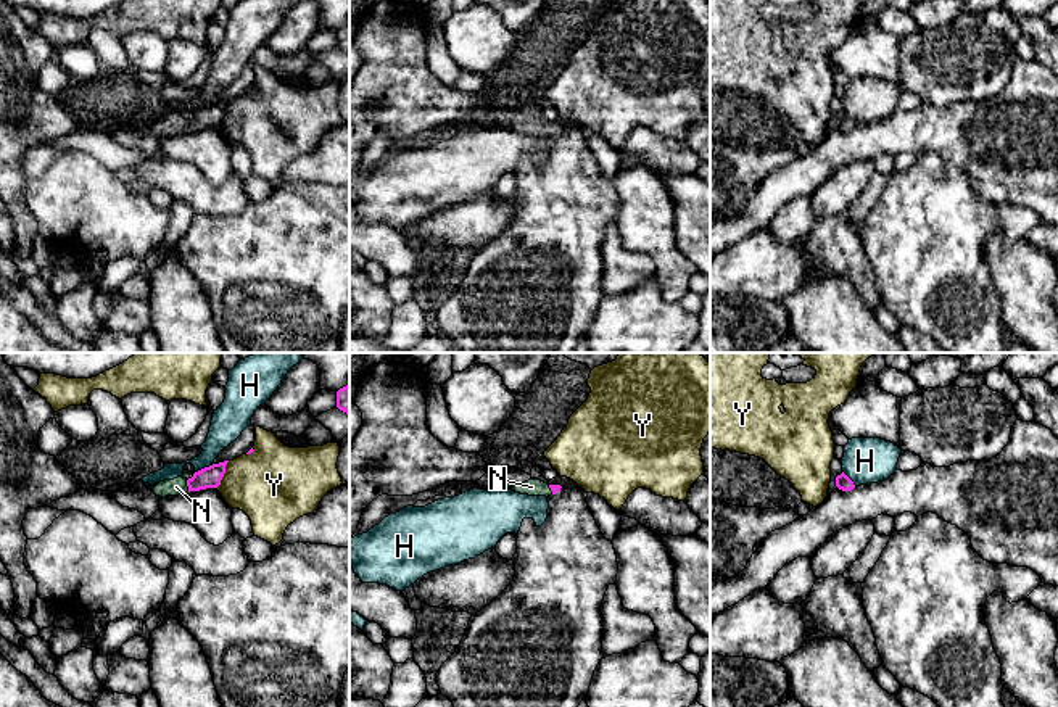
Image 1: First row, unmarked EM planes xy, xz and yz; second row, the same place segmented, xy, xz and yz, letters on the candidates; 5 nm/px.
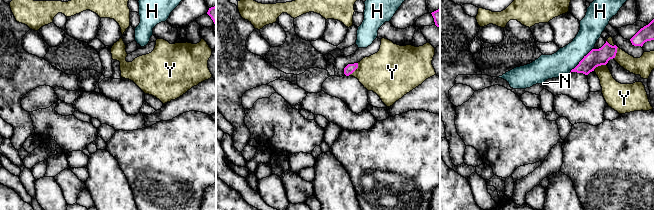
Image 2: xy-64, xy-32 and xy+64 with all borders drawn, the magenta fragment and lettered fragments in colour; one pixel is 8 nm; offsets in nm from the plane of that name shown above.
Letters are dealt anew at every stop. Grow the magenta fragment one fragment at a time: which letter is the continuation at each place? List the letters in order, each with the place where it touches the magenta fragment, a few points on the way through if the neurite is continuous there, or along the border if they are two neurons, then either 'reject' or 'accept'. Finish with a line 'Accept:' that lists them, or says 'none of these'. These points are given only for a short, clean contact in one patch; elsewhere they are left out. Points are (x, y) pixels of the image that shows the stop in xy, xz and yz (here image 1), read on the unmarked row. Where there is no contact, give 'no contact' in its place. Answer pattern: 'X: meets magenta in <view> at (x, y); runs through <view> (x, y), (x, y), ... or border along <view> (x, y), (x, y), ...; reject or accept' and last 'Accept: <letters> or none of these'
H: meets magenta in xy at (203, 108); reject
N: meets magenta in xy at (187, 124); runs through xy (210, 116), (187, 124), (176, 126); accept
Y: meets magenta in xy at (224, 111); reject
Accept: N

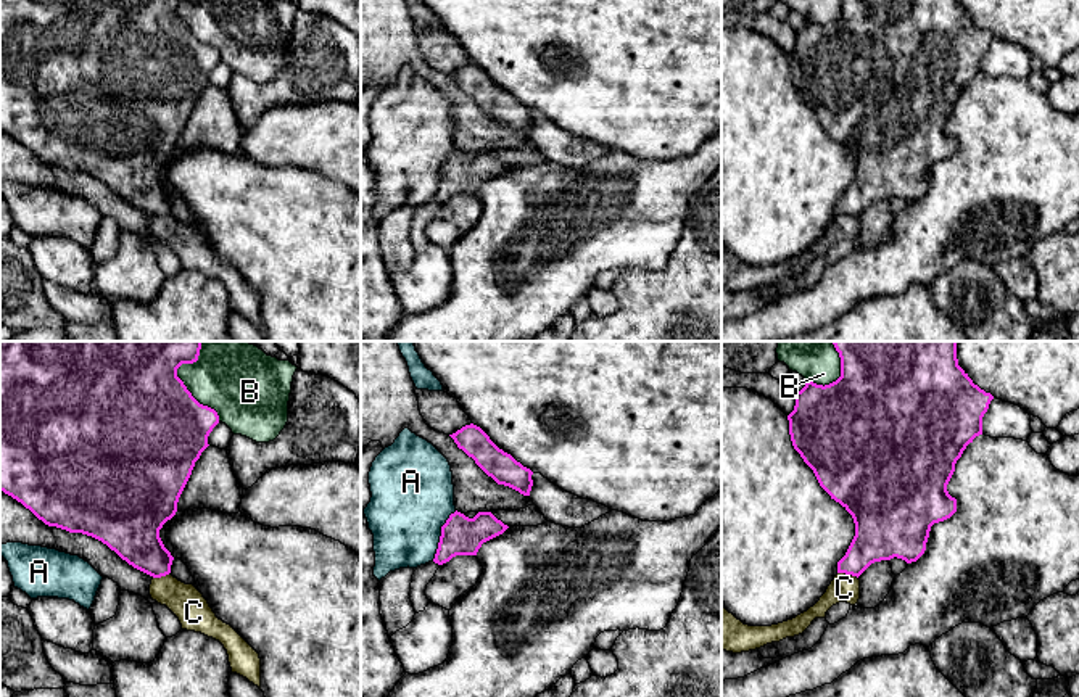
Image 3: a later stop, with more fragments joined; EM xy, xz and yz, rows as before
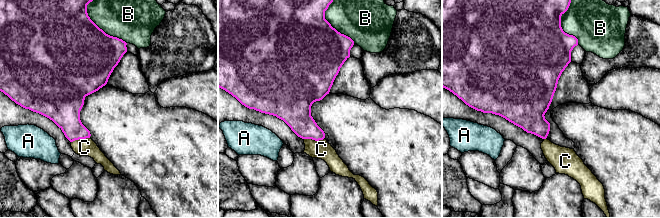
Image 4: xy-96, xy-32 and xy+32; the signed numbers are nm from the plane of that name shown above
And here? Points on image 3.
A: meets magenta in xz at (442, 174); reject
B: meets magenta in xy at (190, 34); reject
C: meets magenta in yz at (847, 213); border along yz (838, 211), (857, 218); reject
Accept: none of these

